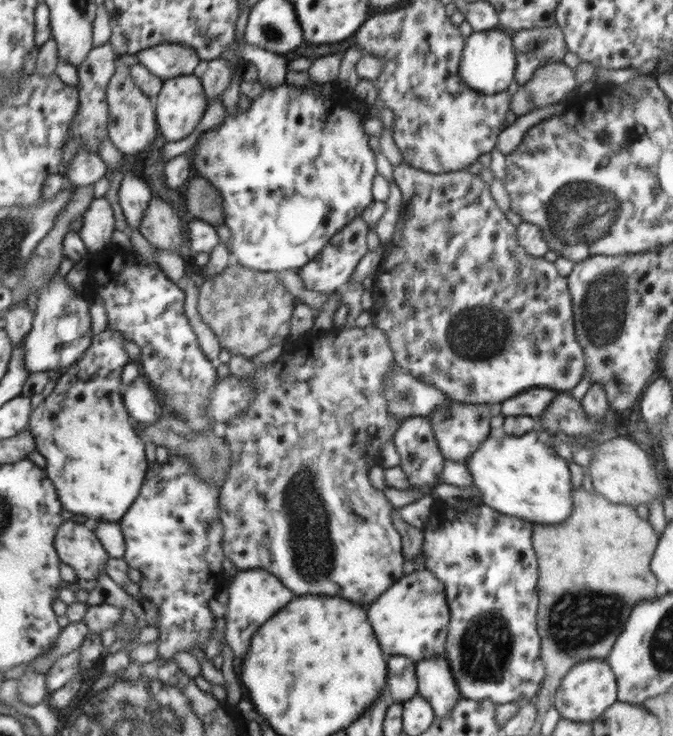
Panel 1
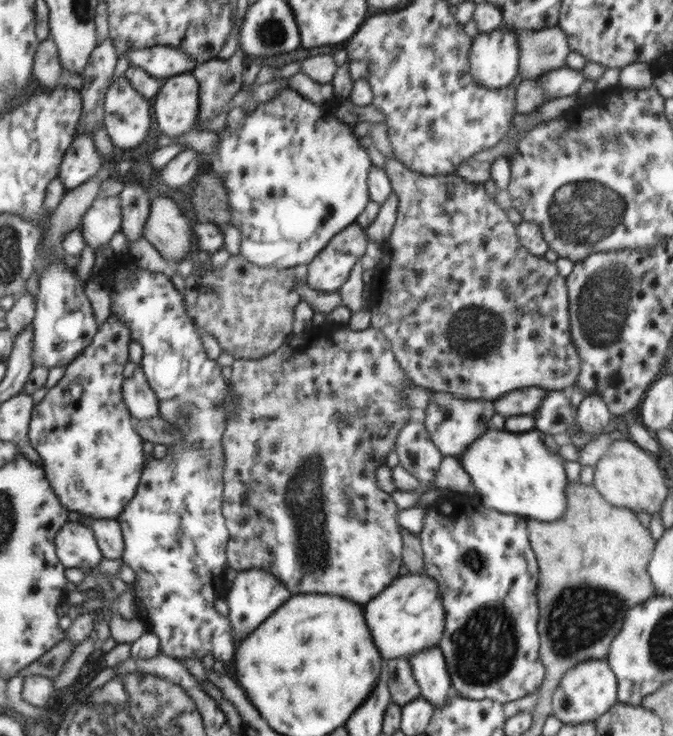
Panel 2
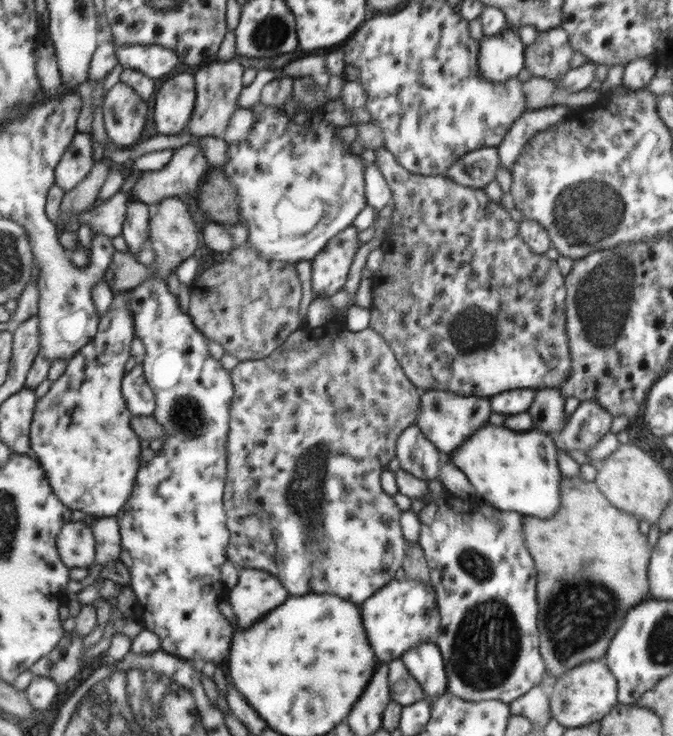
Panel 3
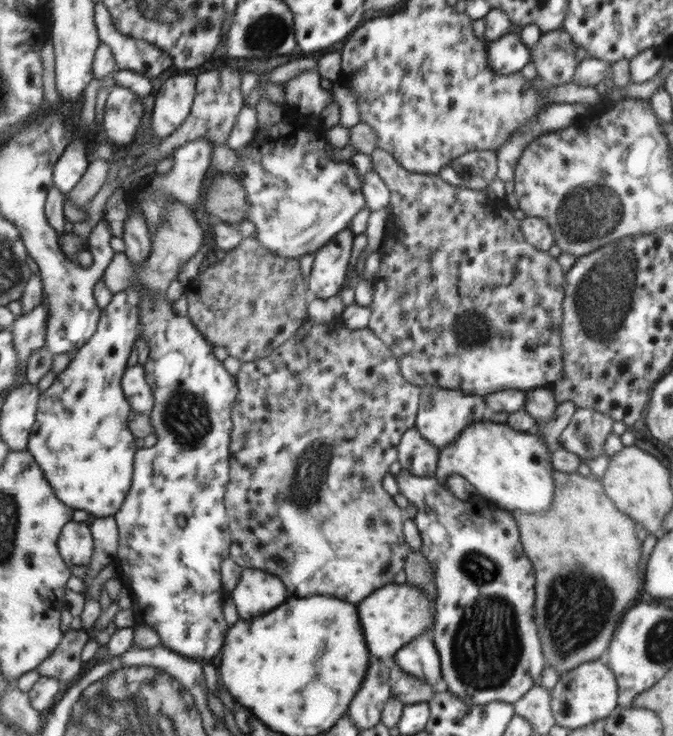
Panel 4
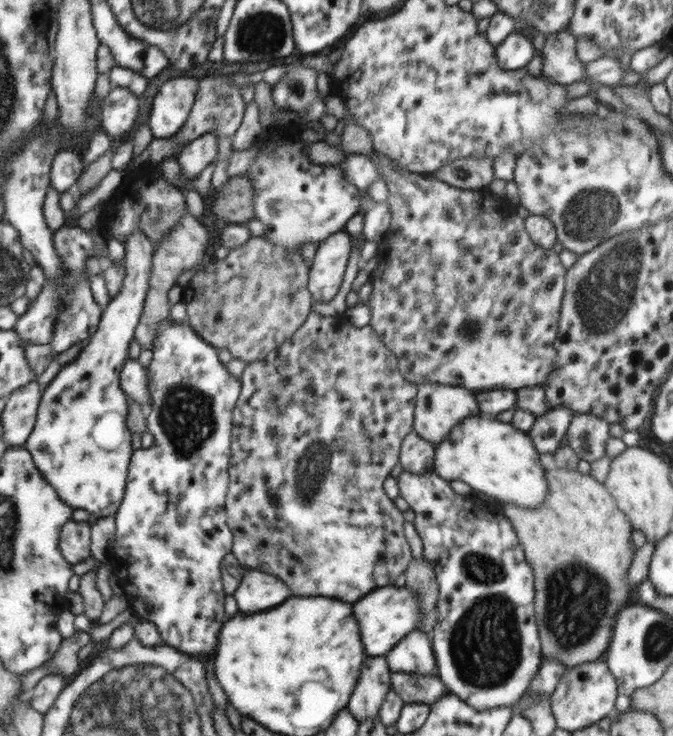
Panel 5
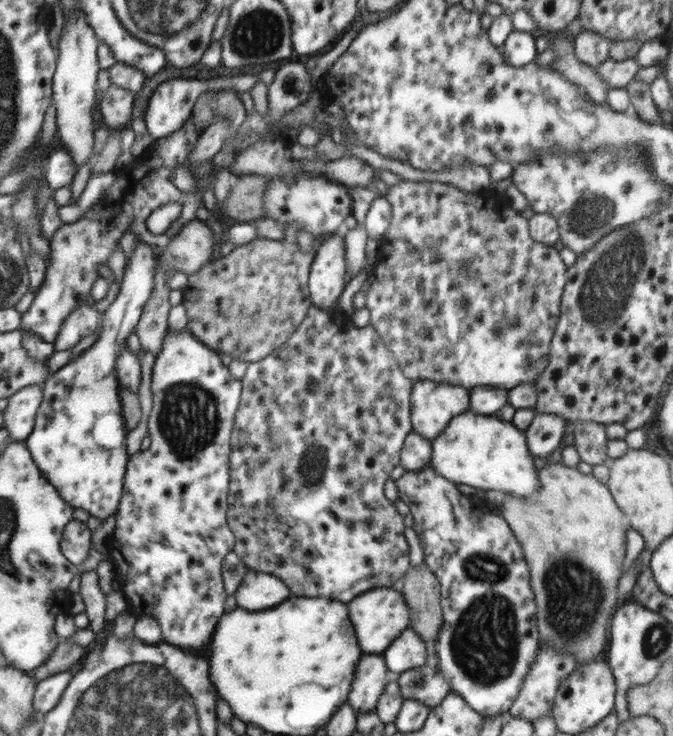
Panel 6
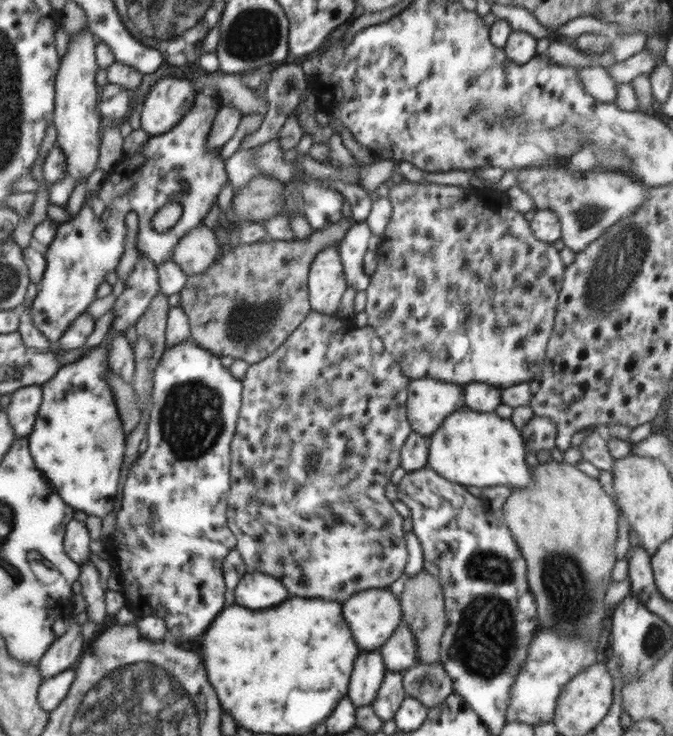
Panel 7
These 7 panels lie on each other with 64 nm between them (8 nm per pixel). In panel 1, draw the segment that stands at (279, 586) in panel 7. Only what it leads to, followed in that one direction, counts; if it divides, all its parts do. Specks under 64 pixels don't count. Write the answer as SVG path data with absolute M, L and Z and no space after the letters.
M262 569L238 571L230 579L228 591L230 600L228 600L228 614L225 616L227 625L225 637L229 646L233 649L233 654L242 659L247 655L246 650L248 650L248 644L250 644L250 636L254 635L256 629L260 628L268 618L272 618L276 612L279 612L288 602L291 602L294 594L276 575Z

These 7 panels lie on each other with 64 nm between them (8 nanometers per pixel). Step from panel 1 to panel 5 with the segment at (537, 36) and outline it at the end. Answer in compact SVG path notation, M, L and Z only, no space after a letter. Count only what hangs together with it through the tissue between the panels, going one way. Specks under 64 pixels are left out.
M567 29L554 33L552 36L545 38L543 48L537 54L544 58L541 74L552 81L558 81L563 85L569 85L574 82L587 82L586 80L586 65L578 60L576 38Z

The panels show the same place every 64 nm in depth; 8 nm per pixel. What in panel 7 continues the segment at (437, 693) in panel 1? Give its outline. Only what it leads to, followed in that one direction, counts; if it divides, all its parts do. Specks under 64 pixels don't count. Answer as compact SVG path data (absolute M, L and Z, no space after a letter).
M402 622L390 641L378 651L387 669L404 672L418 664L415 639L411 628Z

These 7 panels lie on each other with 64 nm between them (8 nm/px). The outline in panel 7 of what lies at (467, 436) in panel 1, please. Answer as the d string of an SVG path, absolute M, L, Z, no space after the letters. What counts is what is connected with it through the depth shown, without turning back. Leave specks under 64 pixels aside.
M432 378L409 380L408 416L415 432L425 437L437 432L456 409L463 408L460 402L464 400L461 385Z

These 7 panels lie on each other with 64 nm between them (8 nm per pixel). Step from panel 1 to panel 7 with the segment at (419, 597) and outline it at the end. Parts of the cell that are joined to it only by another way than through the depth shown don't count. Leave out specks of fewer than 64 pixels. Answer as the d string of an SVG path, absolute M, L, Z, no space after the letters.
M368 589L352 594L344 604L344 614L348 614L348 622L352 622L352 634L355 642L368 653L379 651L395 634L402 623L402 610L399 598L387 589Z

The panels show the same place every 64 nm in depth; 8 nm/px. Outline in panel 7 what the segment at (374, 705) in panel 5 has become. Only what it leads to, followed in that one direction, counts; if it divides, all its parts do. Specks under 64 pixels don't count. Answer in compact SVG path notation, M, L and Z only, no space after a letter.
M378 651L360 654L351 674L350 692L347 694L356 708L375 702L386 674L387 666Z

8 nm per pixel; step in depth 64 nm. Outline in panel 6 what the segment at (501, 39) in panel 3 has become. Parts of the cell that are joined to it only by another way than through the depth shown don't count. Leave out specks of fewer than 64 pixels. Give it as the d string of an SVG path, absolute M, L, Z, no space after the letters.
M512 31L499 47L508 65L524 66L537 58L535 38L532 33Z

